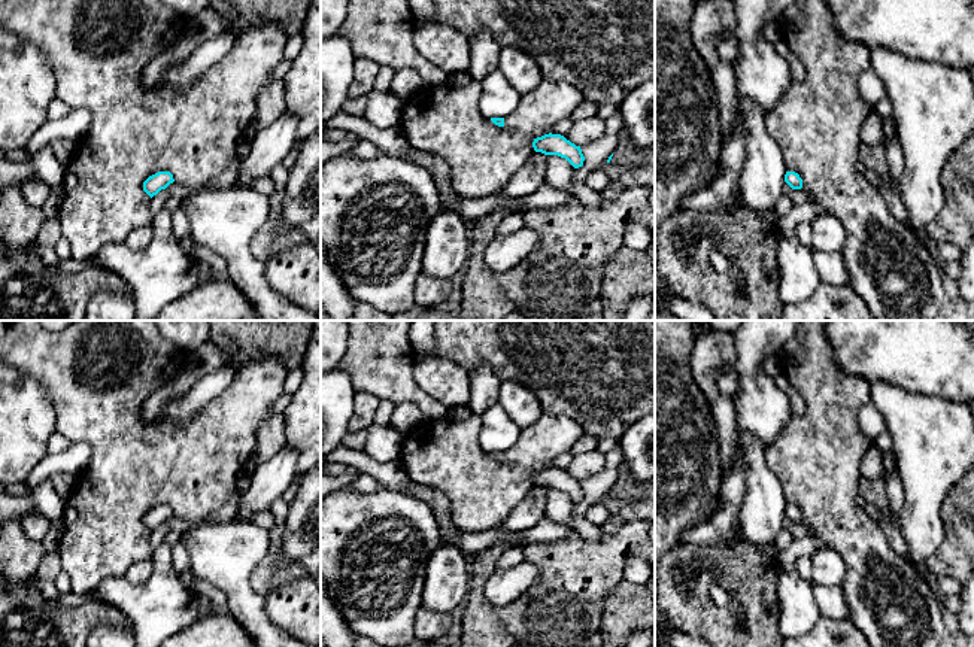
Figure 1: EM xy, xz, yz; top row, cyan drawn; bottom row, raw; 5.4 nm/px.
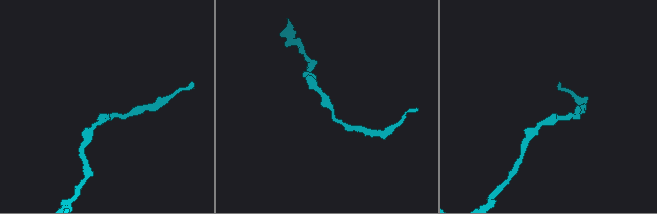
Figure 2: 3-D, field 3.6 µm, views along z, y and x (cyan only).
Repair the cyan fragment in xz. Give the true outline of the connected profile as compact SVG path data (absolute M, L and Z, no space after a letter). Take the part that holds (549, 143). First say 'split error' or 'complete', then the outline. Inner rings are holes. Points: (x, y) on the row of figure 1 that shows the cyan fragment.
complete; M549 133L537 137L532 142L532 148L535 152L544 155L558 155L565 158L574 168L582 167L585 161L580 146L576 146L561 134Z

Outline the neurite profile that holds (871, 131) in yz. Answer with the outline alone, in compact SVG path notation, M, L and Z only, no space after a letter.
M871 110L861 128L861 142L868 145L885 145L883 119Z

